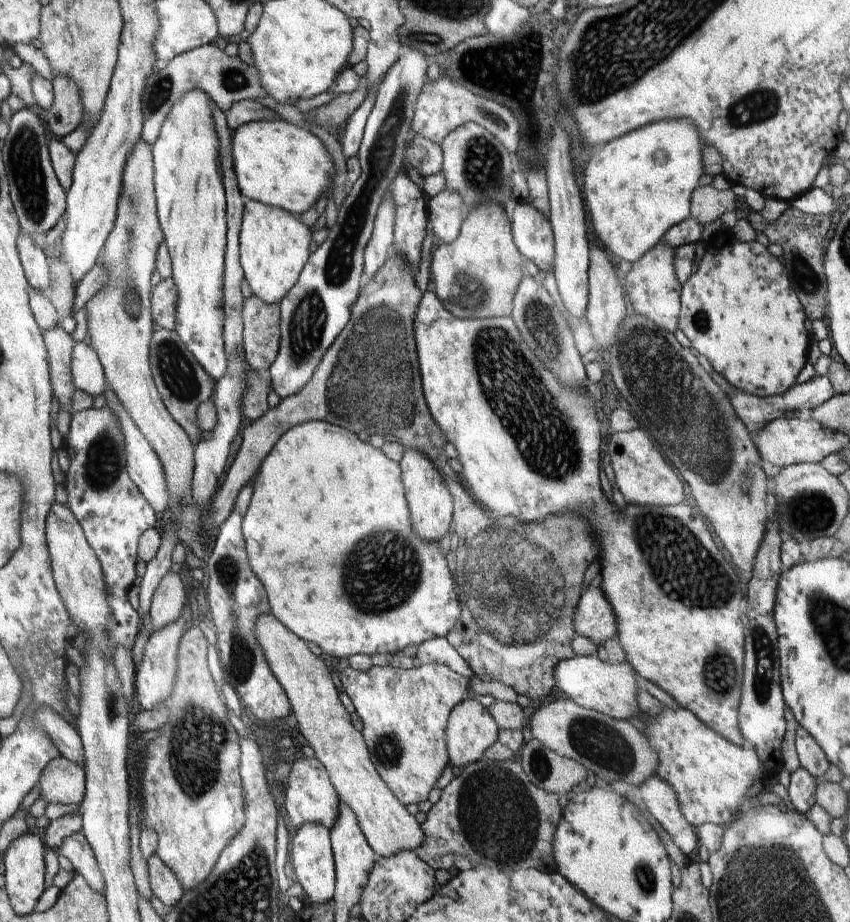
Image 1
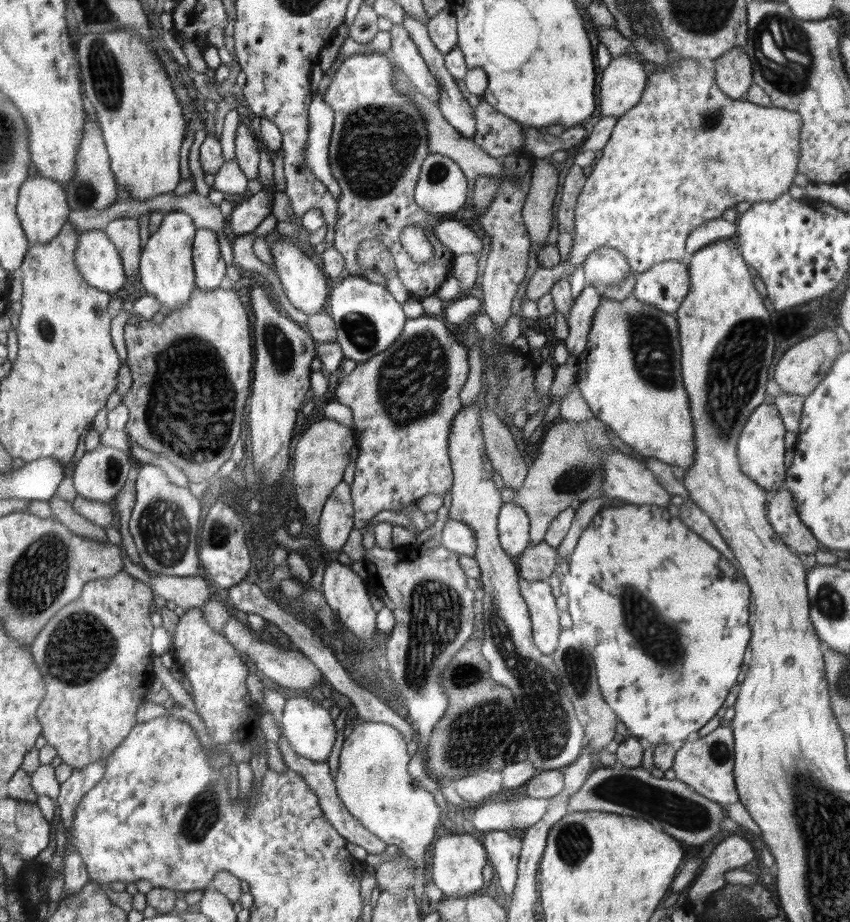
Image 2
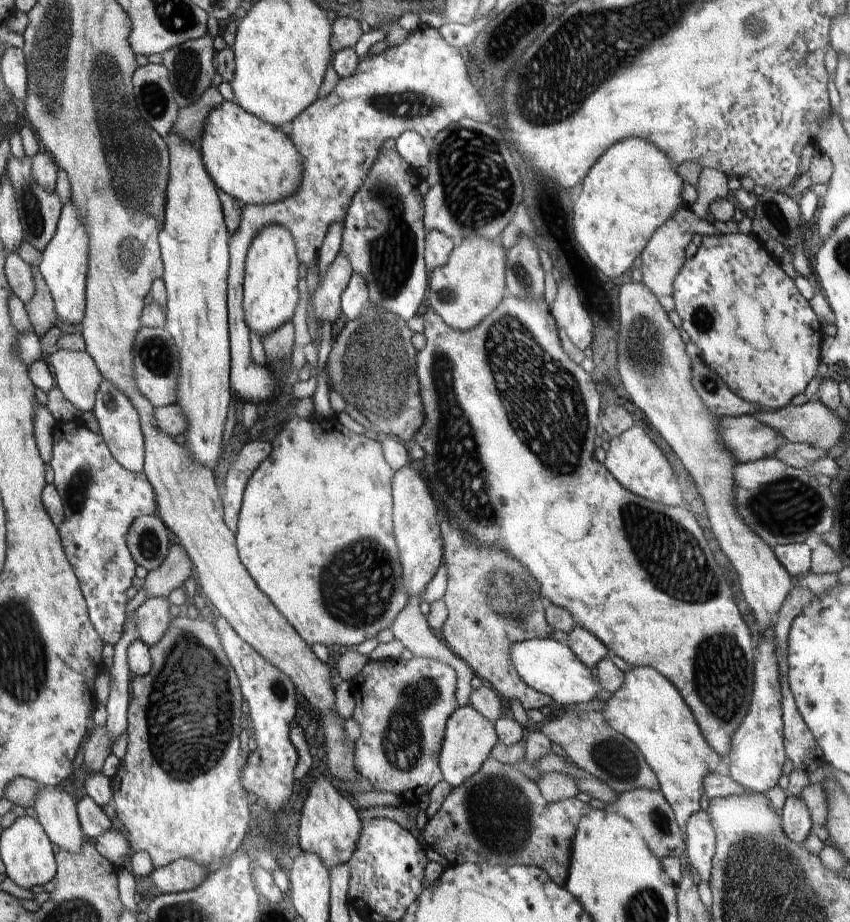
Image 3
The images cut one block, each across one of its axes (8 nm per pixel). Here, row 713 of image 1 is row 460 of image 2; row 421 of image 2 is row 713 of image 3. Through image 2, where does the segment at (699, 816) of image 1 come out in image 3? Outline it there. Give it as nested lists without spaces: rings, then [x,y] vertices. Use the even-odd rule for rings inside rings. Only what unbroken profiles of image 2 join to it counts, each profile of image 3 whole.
[[[632,667],[632,670],[624,673],[624,684],[618,692],[612,694],[612,698],[604,703],[604,710],[601,710],[604,720],[608,726],[616,732],[626,736],[640,749],[641,755],[645,758],[652,772],[660,783],[660,792],[664,795],[666,802],[674,811],[676,822],[685,834],[688,818],[701,810],[700,800],[703,799],[704,778],[712,772],[718,773],[719,764],[723,761],[717,752],[708,744],[702,736],[694,715],[676,687],[667,679],[656,672],[655,668]]]

